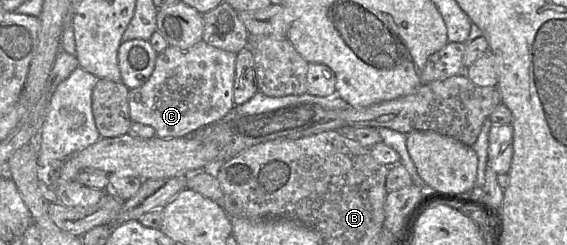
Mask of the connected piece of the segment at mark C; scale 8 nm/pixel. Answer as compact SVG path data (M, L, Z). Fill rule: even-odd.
M203 40L185 50L167 46L157 54L154 70L146 83L129 89L131 121L152 127L157 137L175 138L187 136L200 127L221 120L235 106L236 55Z

